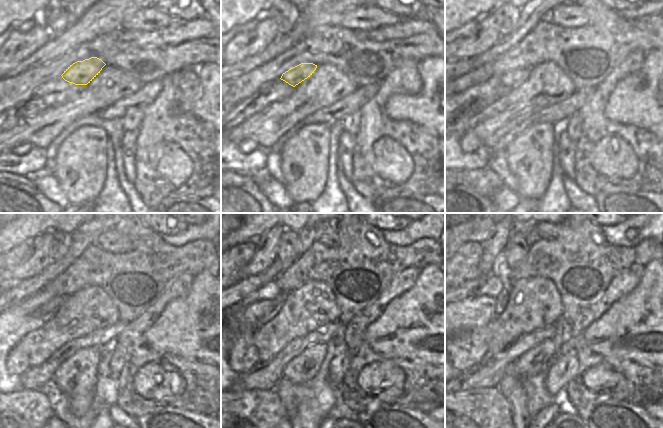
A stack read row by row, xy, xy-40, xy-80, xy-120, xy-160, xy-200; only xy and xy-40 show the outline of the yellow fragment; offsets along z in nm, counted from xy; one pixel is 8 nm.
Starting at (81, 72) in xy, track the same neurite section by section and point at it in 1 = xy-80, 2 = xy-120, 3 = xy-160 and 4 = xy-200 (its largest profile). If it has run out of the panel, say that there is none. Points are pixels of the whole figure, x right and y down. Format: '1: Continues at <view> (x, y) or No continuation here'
1: Continues at xy-80 (511, 79)
2: Continues at xy-120 (47, 310)
3: Continues at xy-160 (254, 313)
4: Continues at xy-200 (465, 322).

